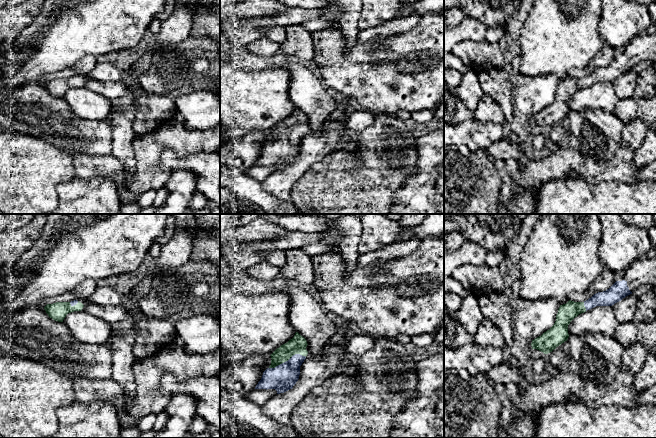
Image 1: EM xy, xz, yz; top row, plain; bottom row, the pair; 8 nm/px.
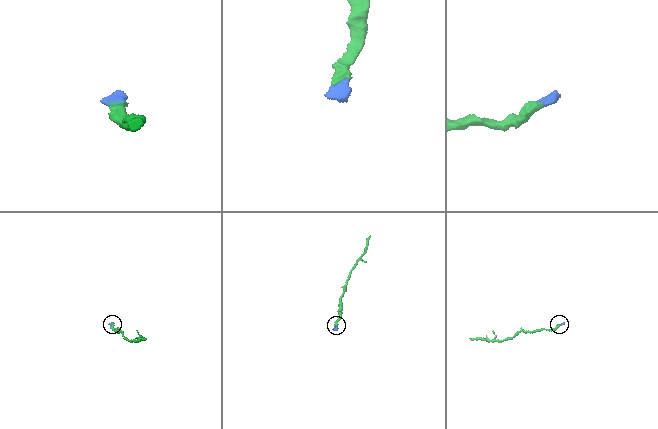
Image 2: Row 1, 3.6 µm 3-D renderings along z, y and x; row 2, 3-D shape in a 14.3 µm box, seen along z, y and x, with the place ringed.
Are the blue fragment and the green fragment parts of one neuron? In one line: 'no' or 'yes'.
yes

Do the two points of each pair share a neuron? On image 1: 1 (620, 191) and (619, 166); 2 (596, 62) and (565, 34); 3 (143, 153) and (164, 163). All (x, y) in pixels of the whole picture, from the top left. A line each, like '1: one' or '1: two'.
1: two
2: two
3: two

